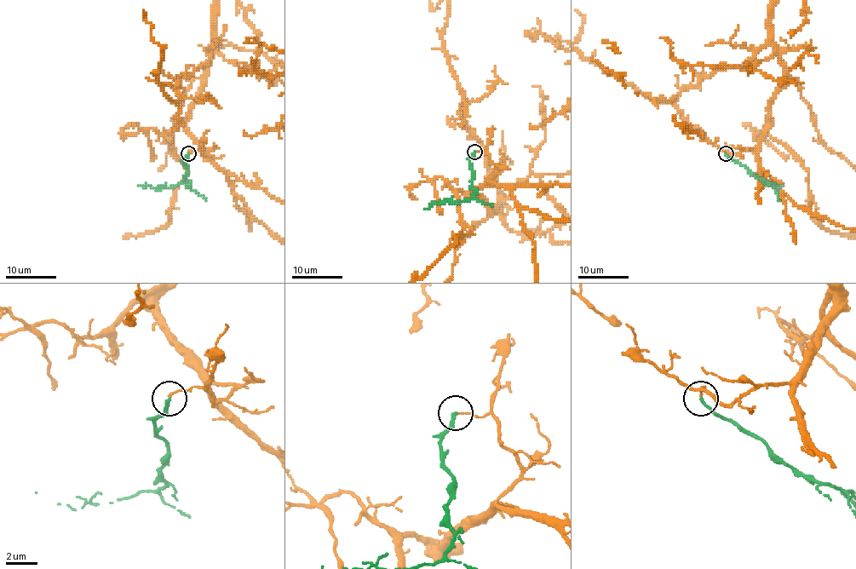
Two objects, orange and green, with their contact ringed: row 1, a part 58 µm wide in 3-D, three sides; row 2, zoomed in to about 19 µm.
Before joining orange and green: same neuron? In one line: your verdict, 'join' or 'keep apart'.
keep apart

